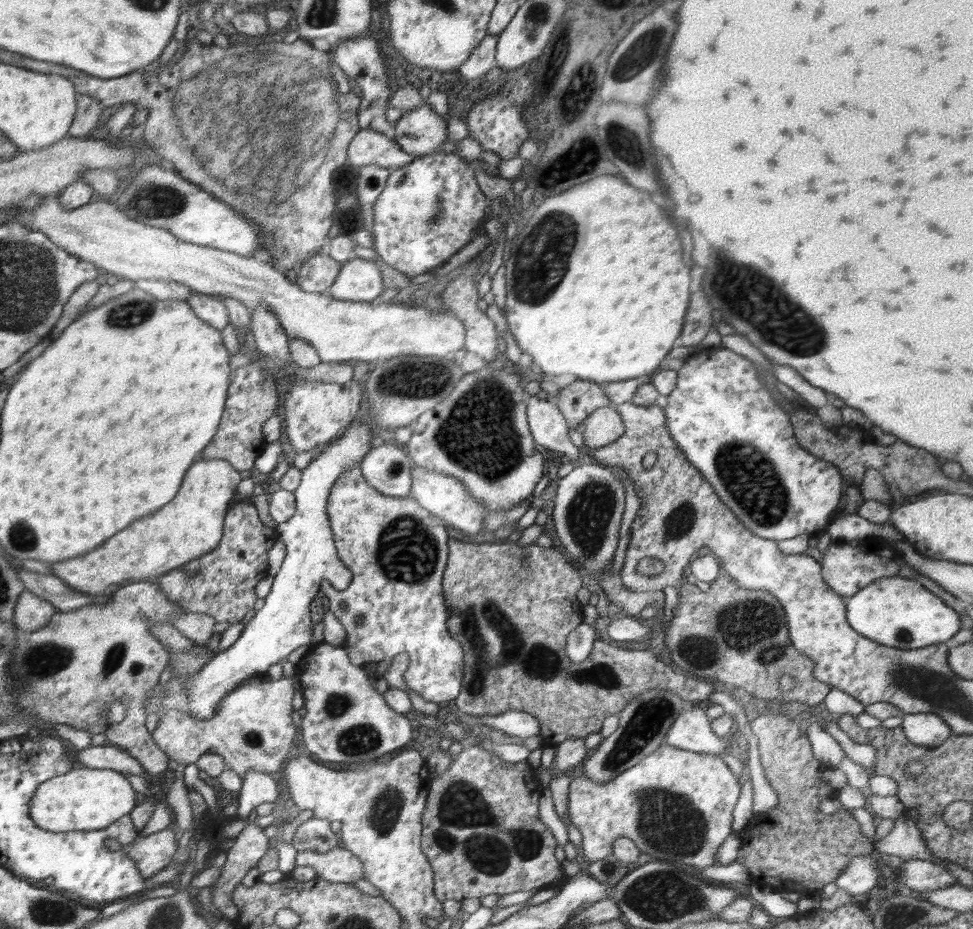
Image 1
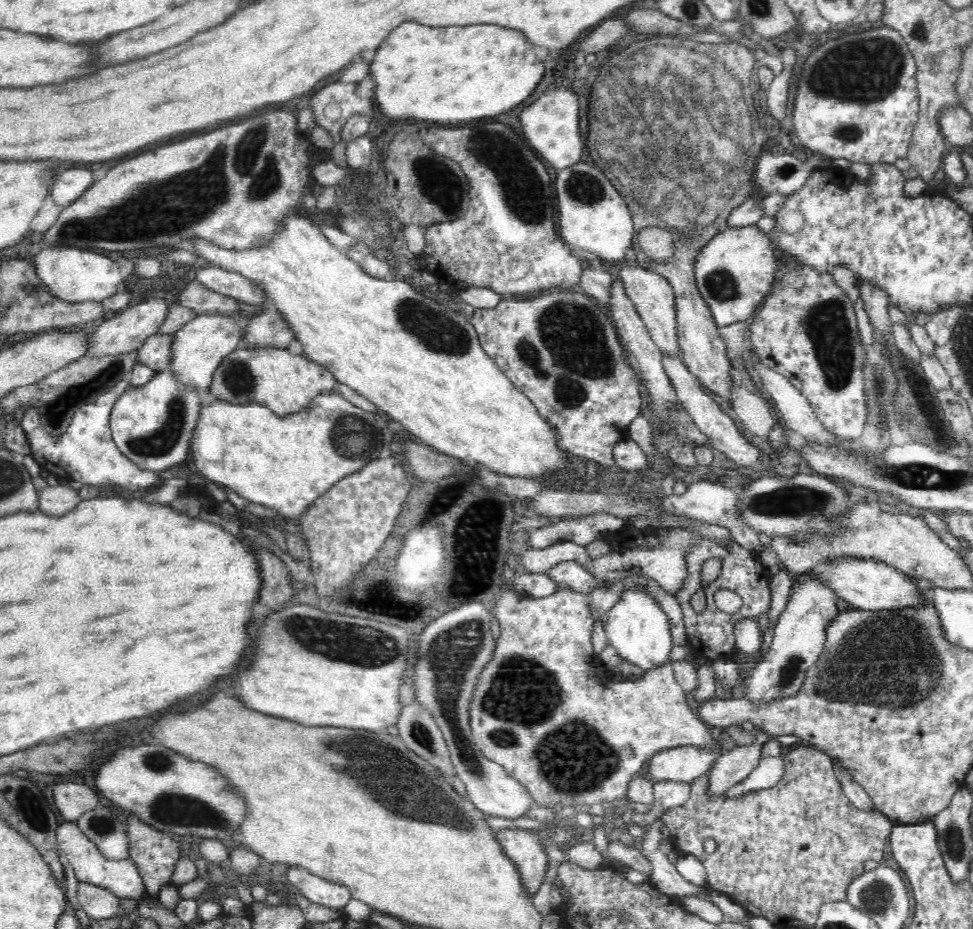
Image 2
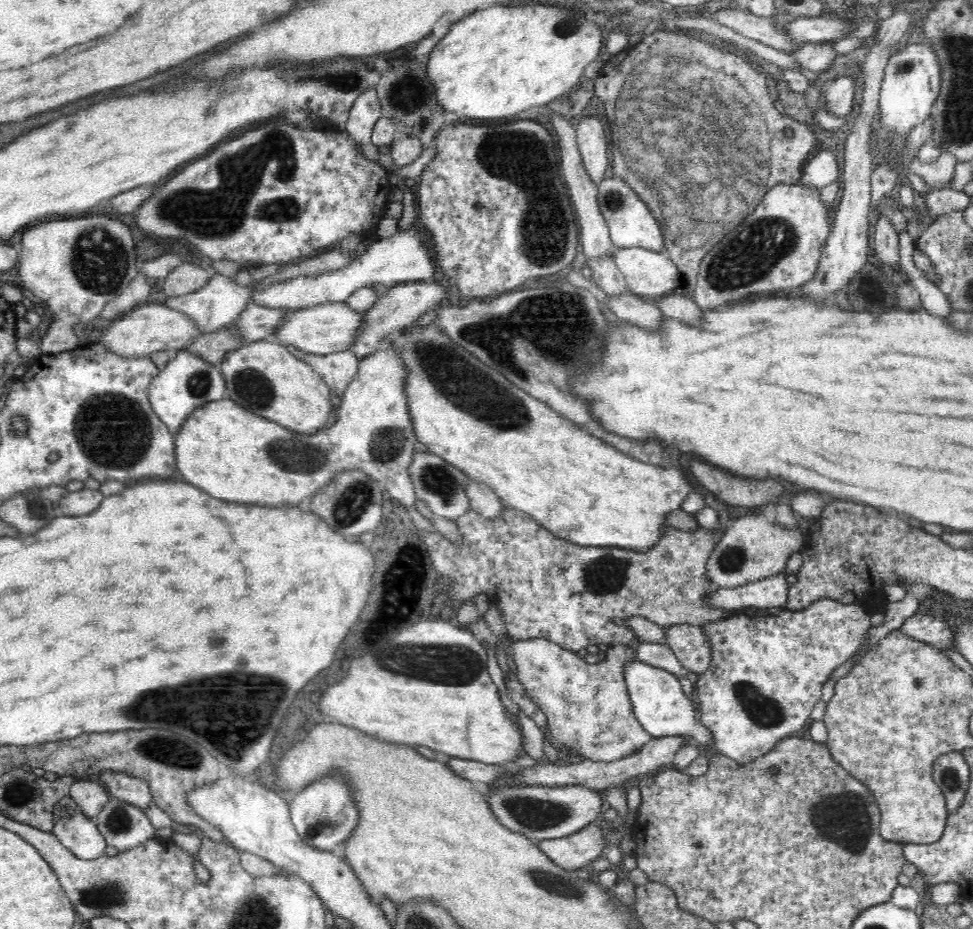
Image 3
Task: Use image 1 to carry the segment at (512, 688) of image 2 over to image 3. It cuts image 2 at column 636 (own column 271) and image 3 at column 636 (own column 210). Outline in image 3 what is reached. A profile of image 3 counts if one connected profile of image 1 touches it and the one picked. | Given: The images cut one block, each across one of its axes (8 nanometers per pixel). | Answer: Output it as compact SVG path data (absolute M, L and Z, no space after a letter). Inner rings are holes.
M527 638L515 641L511 639L511 642L515 674L519 682L523 684L526 696L536 703L546 715L547 726L541 728L541 731L543 738L548 740L554 748L564 754L569 752L569 754L580 756L581 760L612 762L636 754L653 738L649 732L646 732L634 714L627 684L623 677L625 664L636 659L635 643L611 646L608 658L596 664L589 664L575 651L562 649L546 638Z

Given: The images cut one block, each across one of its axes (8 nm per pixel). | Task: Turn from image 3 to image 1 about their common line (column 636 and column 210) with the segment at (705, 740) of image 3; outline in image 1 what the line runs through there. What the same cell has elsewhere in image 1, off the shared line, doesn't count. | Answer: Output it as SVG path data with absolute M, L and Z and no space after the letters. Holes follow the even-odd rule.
M358 416L356 426L348 428L340 438L330 443L318 456L315 456L305 469L302 469L301 482L293 492L295 494L295 513L286 521L278 523L275 529L279 533L279 540L284 542L287 554L284 557L282 567L274 575L271 591L264 598L264 605L256 611L254 617L245 625L242 634L234 644L226 650L213 655L210 660L194 673L187 681L178 677L172 677L166 684L158 683L148 692L148 702L144 706L146 714L159 712L160 717L169 710L181 710L198 720L212 718L219 709L222 699L230 694L232 690L238 688L244 681L264 674L277 662L283 662L290 652L300 648L300 646L313 645L312 630L313 619L311 618L311 602L317 597L320 583L327 580L334 588L344 590L351 581L352 573L348 571L342 561L338 558L333 532L329 518L327 517L327 502L332 487L336 484L338 477L351 470L353 466L359 466L362 459L370 452L372 437L377 433L370 432L366 416Z

